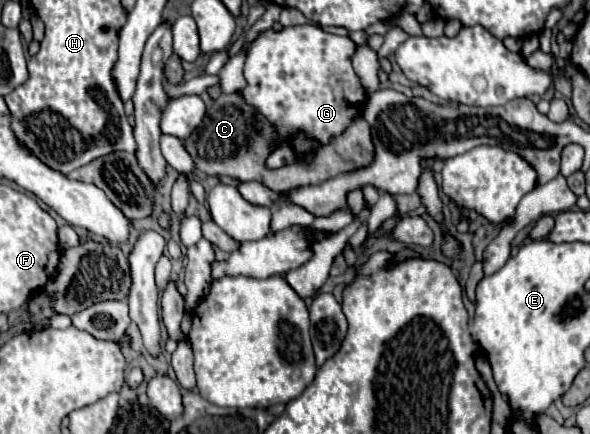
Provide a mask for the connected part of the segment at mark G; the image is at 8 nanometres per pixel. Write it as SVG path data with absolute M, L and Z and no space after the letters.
M312 23L284 27L280 33L266 29L252 41L244 63L246 87L240 89L240 95L274 127L274 149L266 157L268 169L314 157L314 151L306 155L294 151L290 141L300 133L308 141L326 145L332 137L344 133L354 119L362 117L364 105L354 105L352 101L368 101L368 95L352 67L354 53L356 43L350 37L326 33Z

